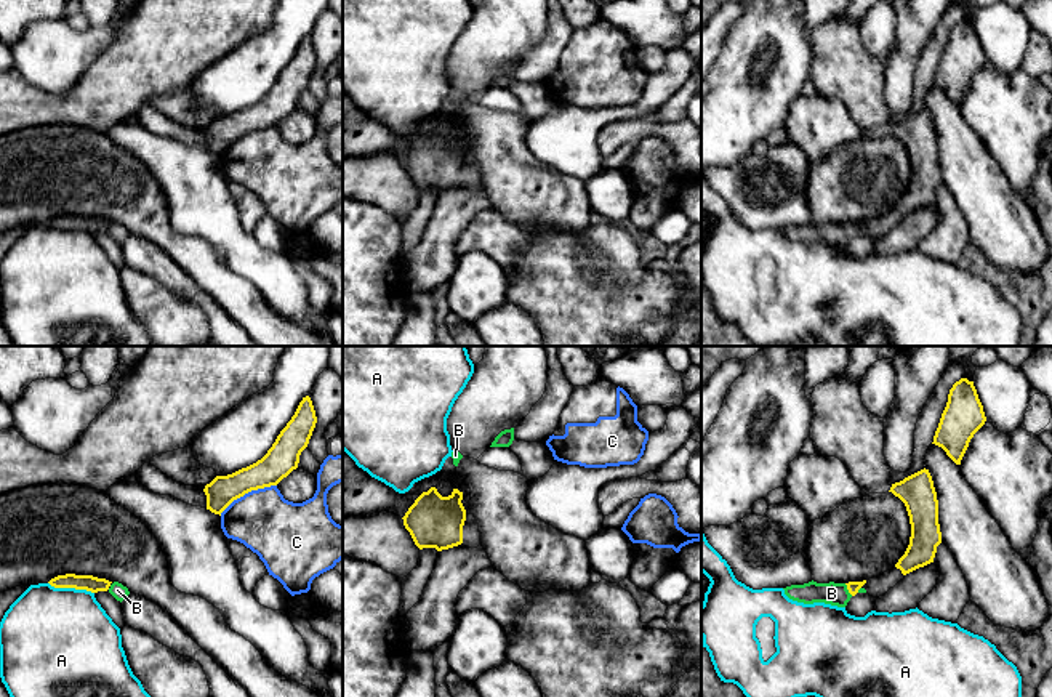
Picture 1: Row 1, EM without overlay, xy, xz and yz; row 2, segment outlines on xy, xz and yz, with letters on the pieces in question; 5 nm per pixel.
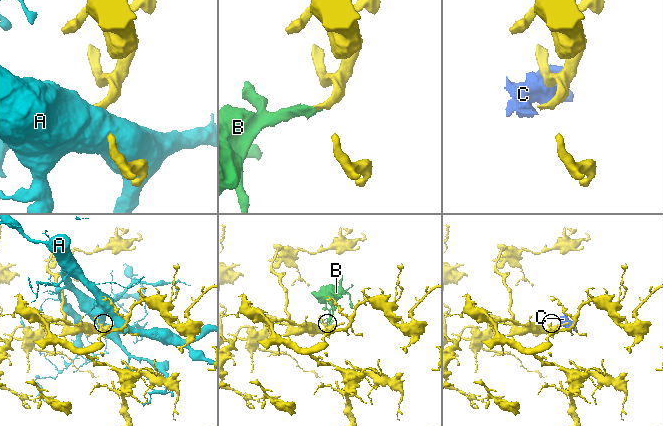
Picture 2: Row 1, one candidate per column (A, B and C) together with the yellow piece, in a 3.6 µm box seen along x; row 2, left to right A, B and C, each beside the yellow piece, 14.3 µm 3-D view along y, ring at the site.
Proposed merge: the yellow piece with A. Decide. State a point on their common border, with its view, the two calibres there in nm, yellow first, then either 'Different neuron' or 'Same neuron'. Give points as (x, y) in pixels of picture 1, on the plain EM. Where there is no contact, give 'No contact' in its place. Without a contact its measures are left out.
Touches yellow at xy (71, 228). Thickness 80 nm (yellow) against 480 nm. Different neuron

